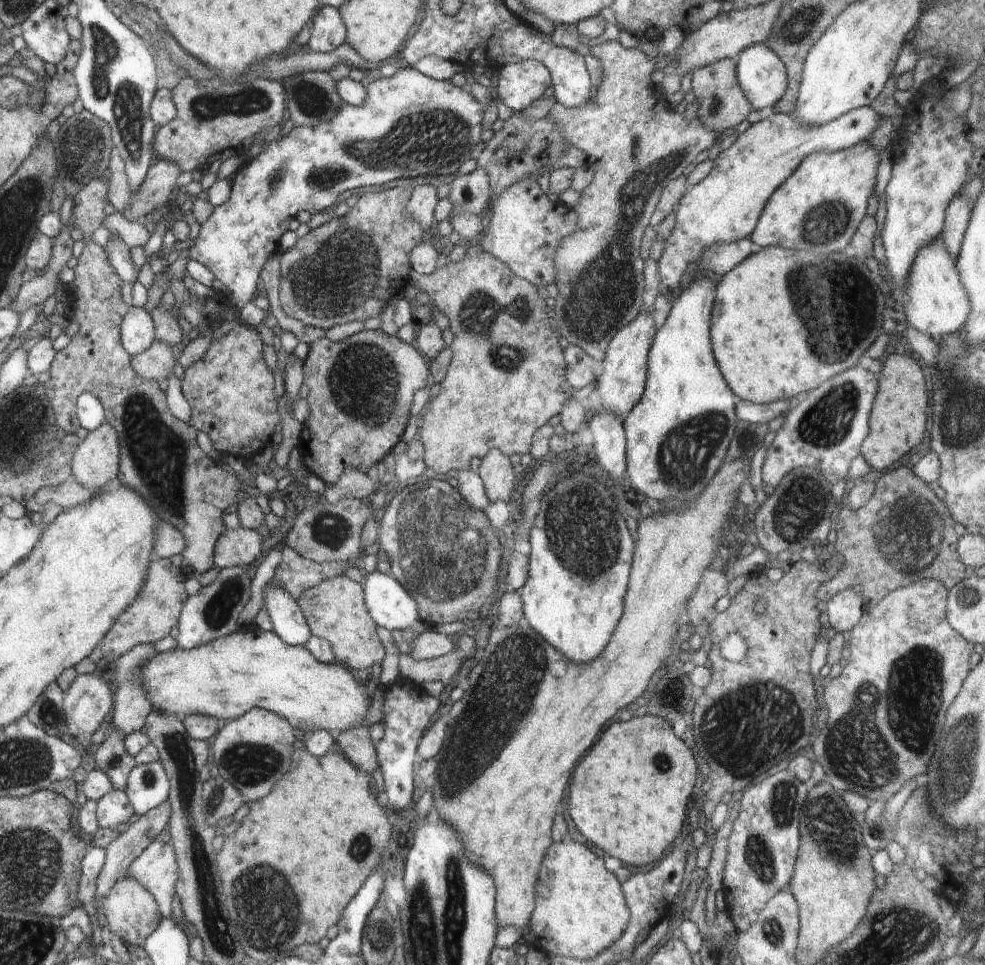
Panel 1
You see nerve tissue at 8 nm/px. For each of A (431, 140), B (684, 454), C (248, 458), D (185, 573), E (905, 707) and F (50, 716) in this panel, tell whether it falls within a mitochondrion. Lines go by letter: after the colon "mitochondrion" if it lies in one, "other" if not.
A: mitochondrion
B: mitochondrion
C: other
D: other
E: mitochondrion
F: mitochondrion

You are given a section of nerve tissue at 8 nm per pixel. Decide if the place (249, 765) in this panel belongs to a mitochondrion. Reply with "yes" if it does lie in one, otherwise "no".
yes

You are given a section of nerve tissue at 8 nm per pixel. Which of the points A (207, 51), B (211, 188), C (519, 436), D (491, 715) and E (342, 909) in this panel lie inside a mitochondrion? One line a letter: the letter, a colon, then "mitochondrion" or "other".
A: other
B: other
C: other
D: mitochondrion
E: other

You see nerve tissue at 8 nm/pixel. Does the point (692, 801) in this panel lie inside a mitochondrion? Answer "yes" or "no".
no

